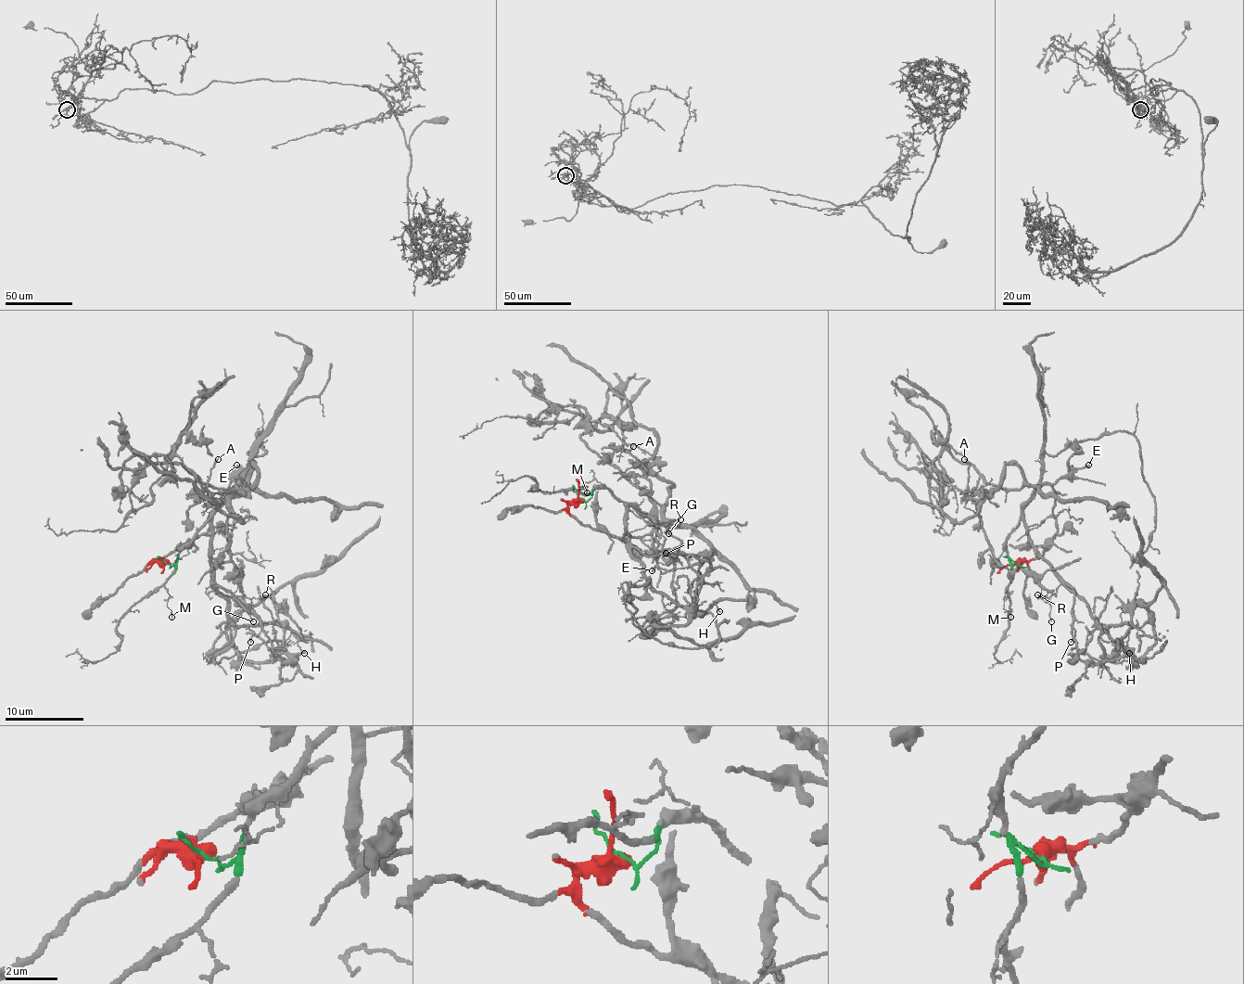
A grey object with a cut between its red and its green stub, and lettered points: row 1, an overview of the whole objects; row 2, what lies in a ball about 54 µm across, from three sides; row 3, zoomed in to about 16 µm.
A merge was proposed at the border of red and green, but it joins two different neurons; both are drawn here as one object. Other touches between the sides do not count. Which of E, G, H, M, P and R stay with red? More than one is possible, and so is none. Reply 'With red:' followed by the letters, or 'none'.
With red: E

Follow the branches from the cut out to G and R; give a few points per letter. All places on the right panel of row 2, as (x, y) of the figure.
G: (1016, 563), (1006, 549), (1006, 537), (1021, 521), (1030, 545), (1059, 582), (1042, 596), (1049, 604), (1051, 621)
R: (1016, 563), (1006, 549), (1006, 537), (1021, 521), (1030, 545), (1059, 582), (1044, 598), (1037, 598), (1037, 594)

